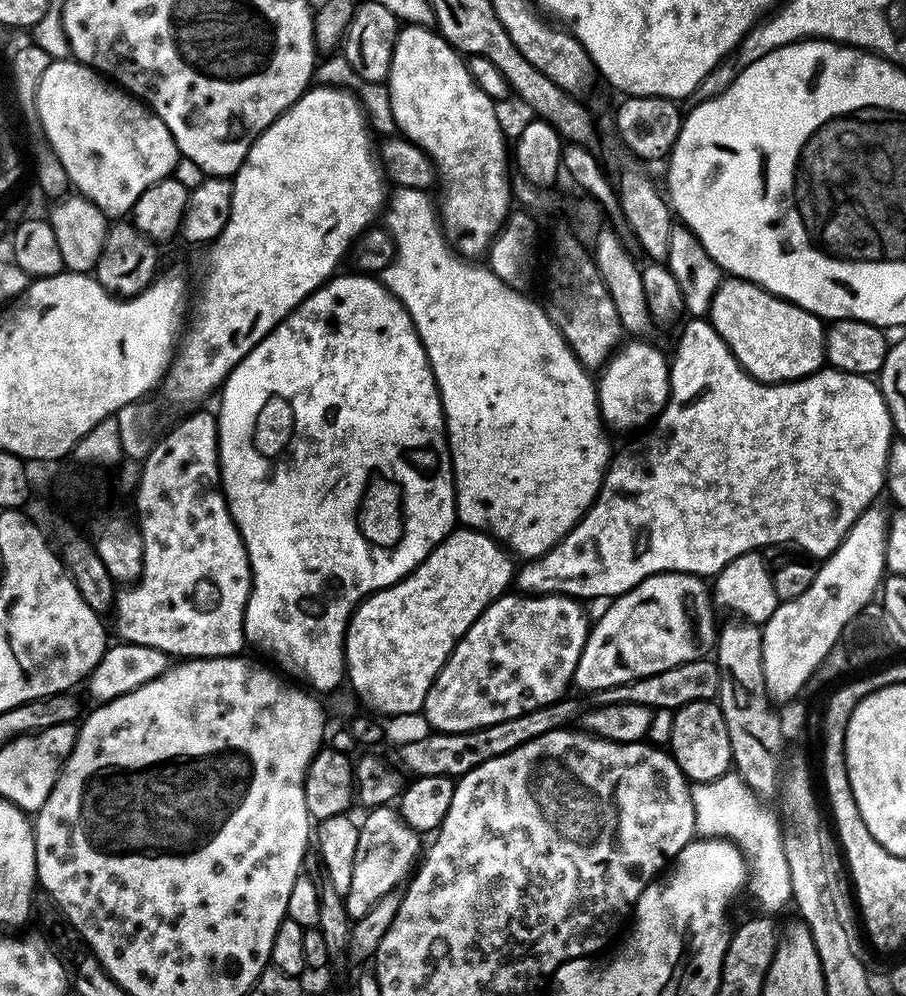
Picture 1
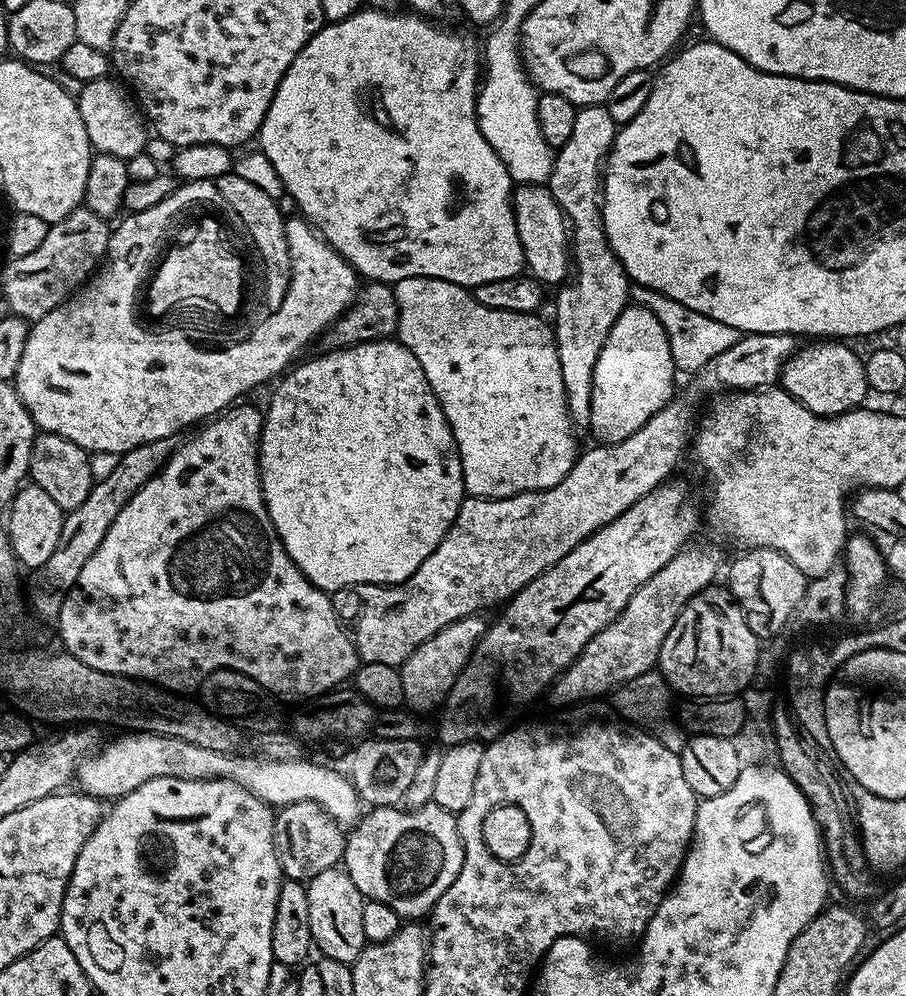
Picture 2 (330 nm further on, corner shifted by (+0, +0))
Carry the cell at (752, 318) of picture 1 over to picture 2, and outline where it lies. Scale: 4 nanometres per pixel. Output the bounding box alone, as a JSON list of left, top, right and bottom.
[779,342,870,418]

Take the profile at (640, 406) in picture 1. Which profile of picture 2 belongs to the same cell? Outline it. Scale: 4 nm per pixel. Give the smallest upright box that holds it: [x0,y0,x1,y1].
[588,307,678,444]

